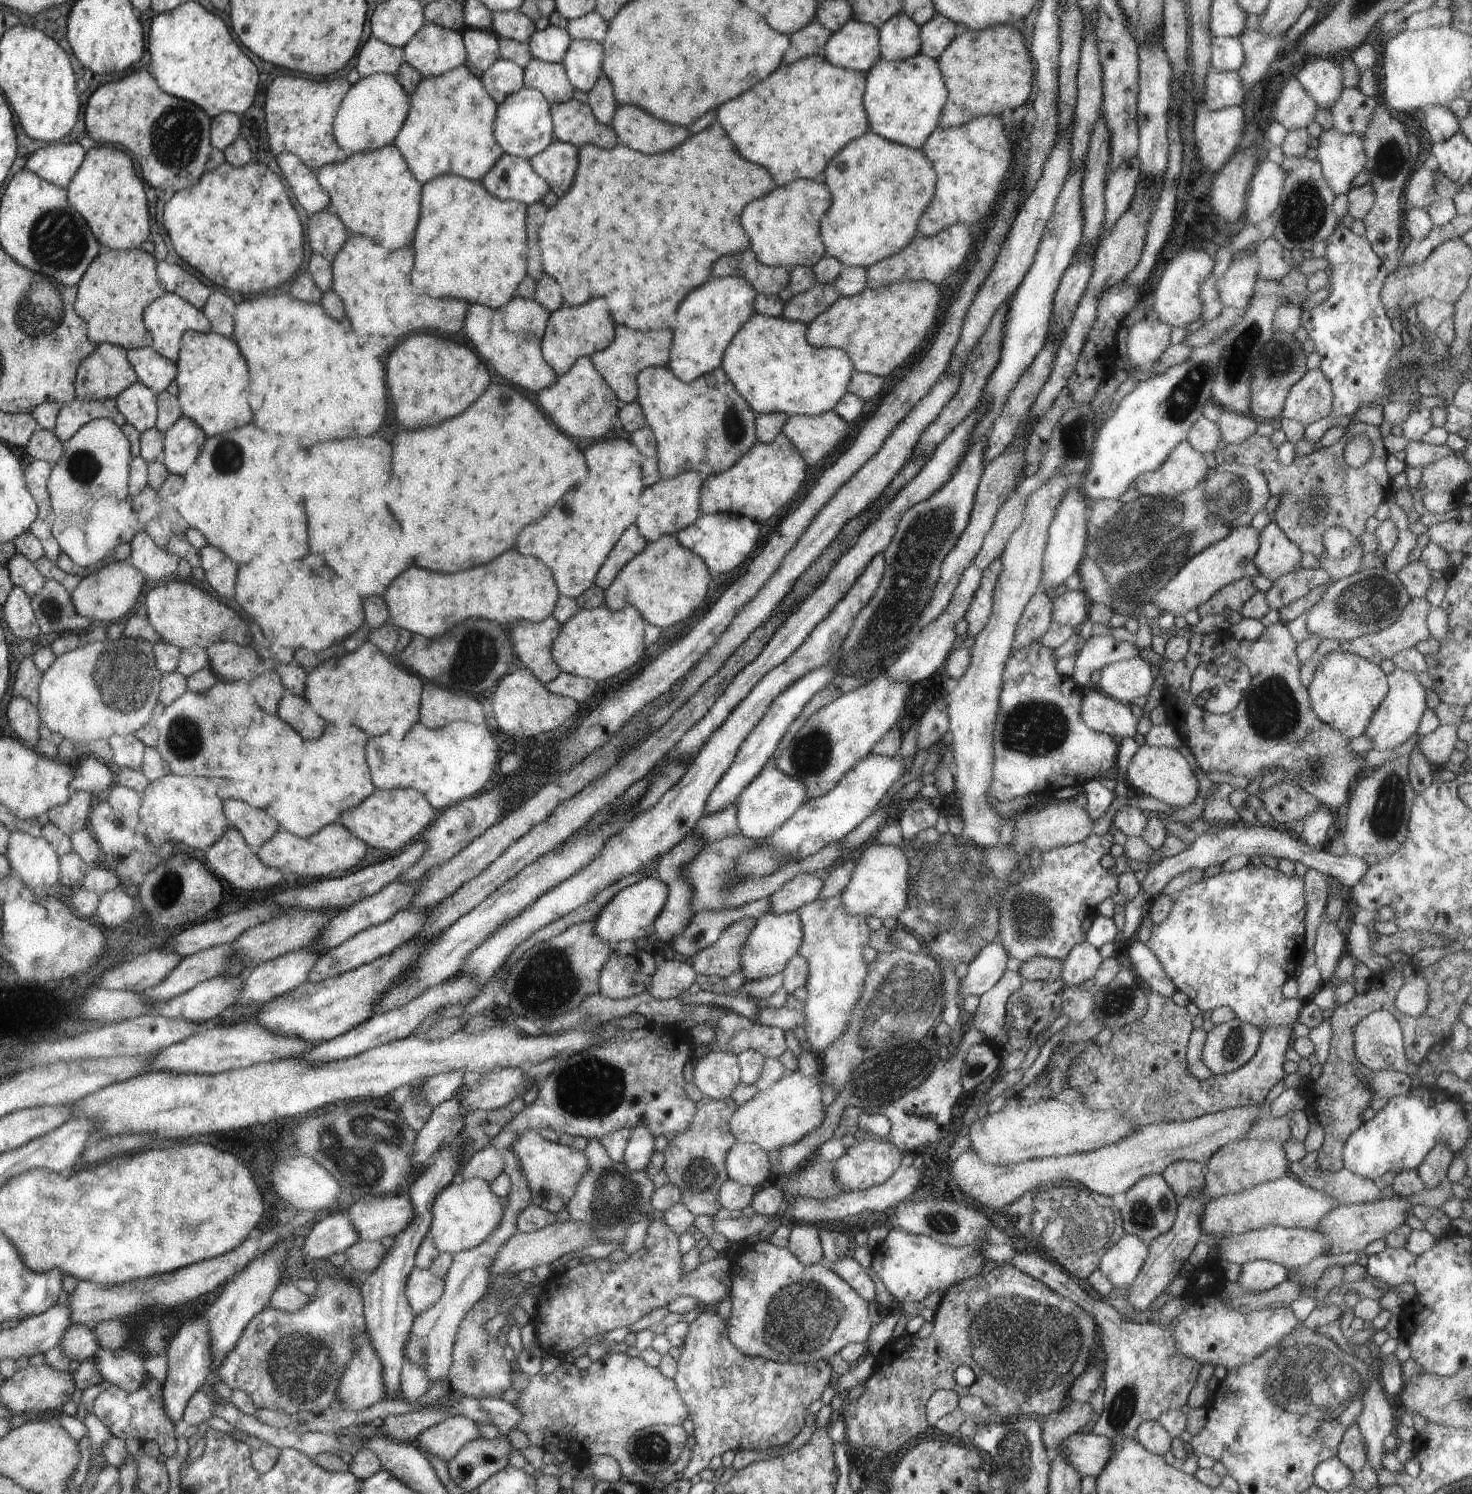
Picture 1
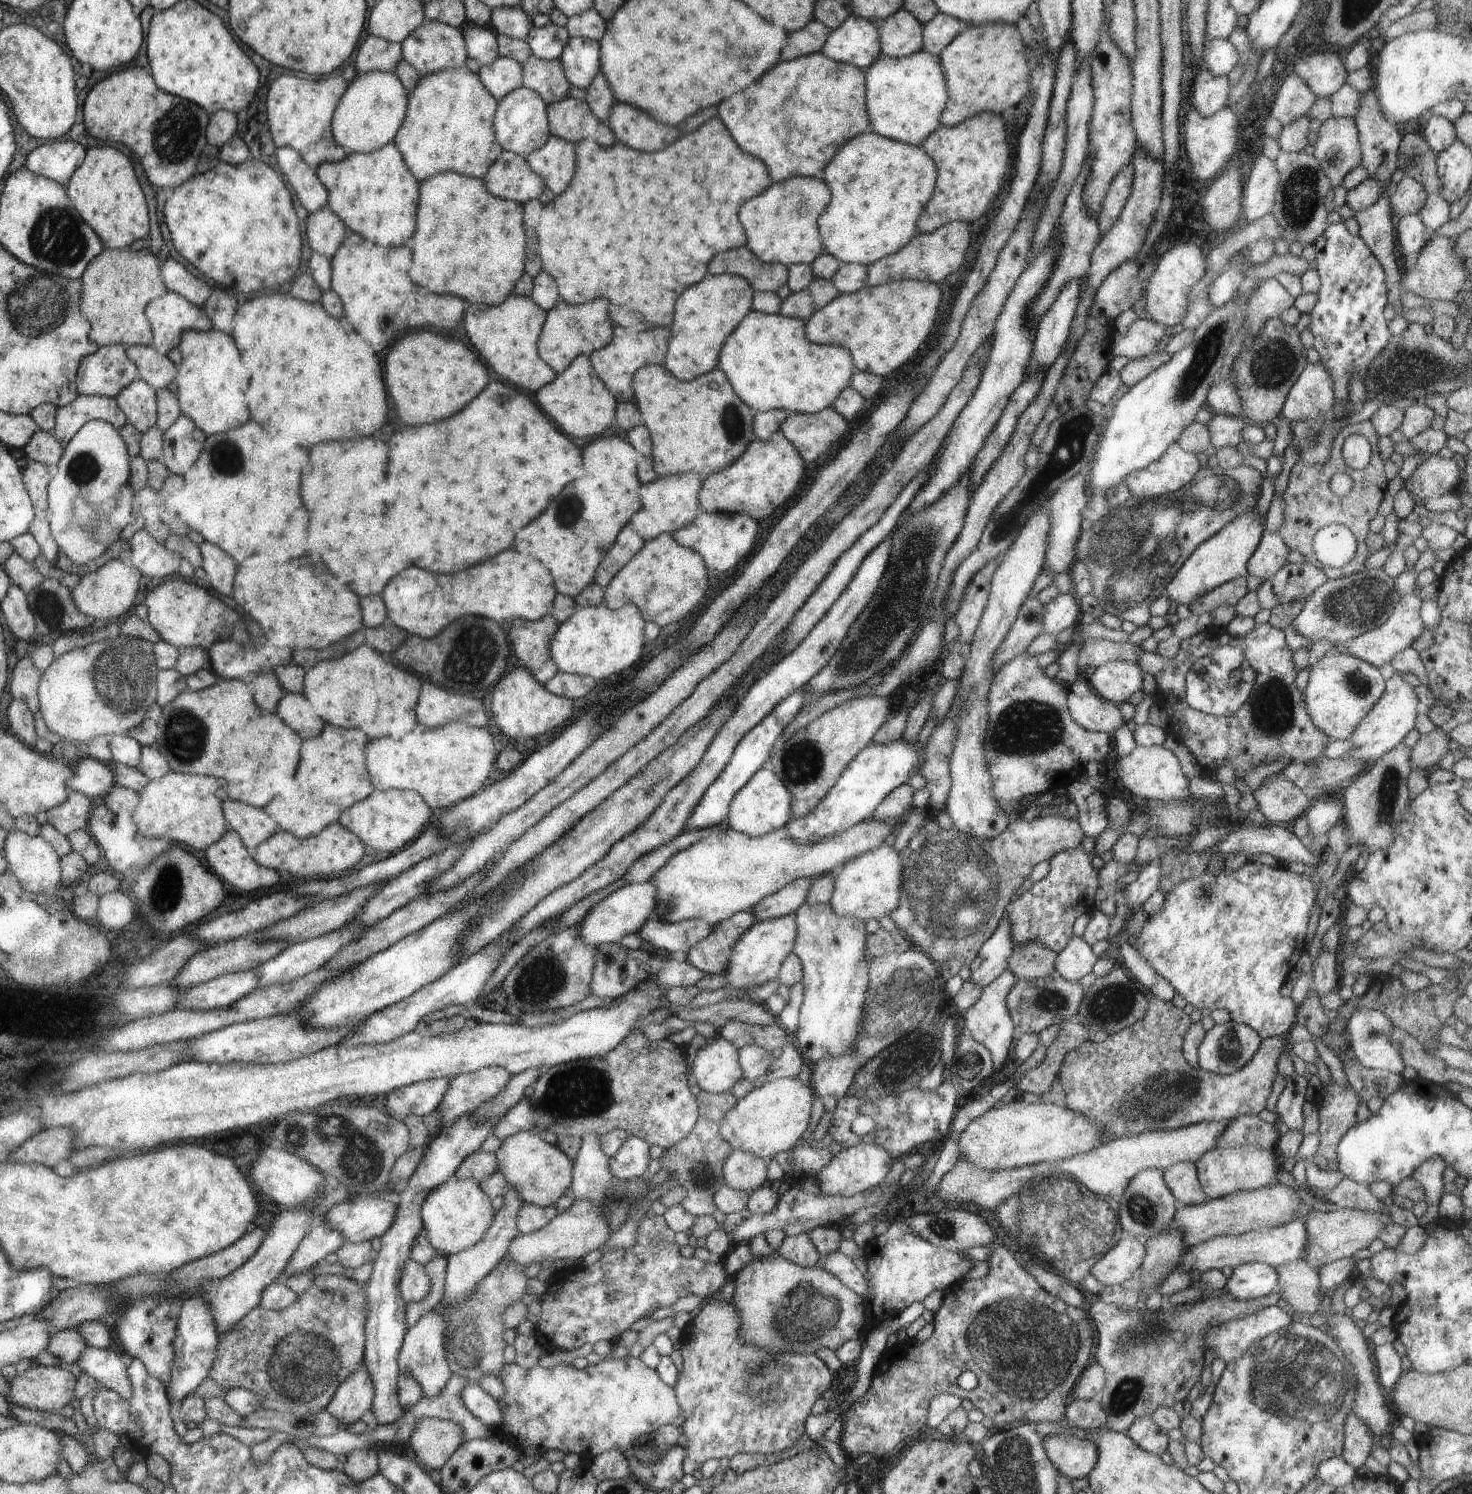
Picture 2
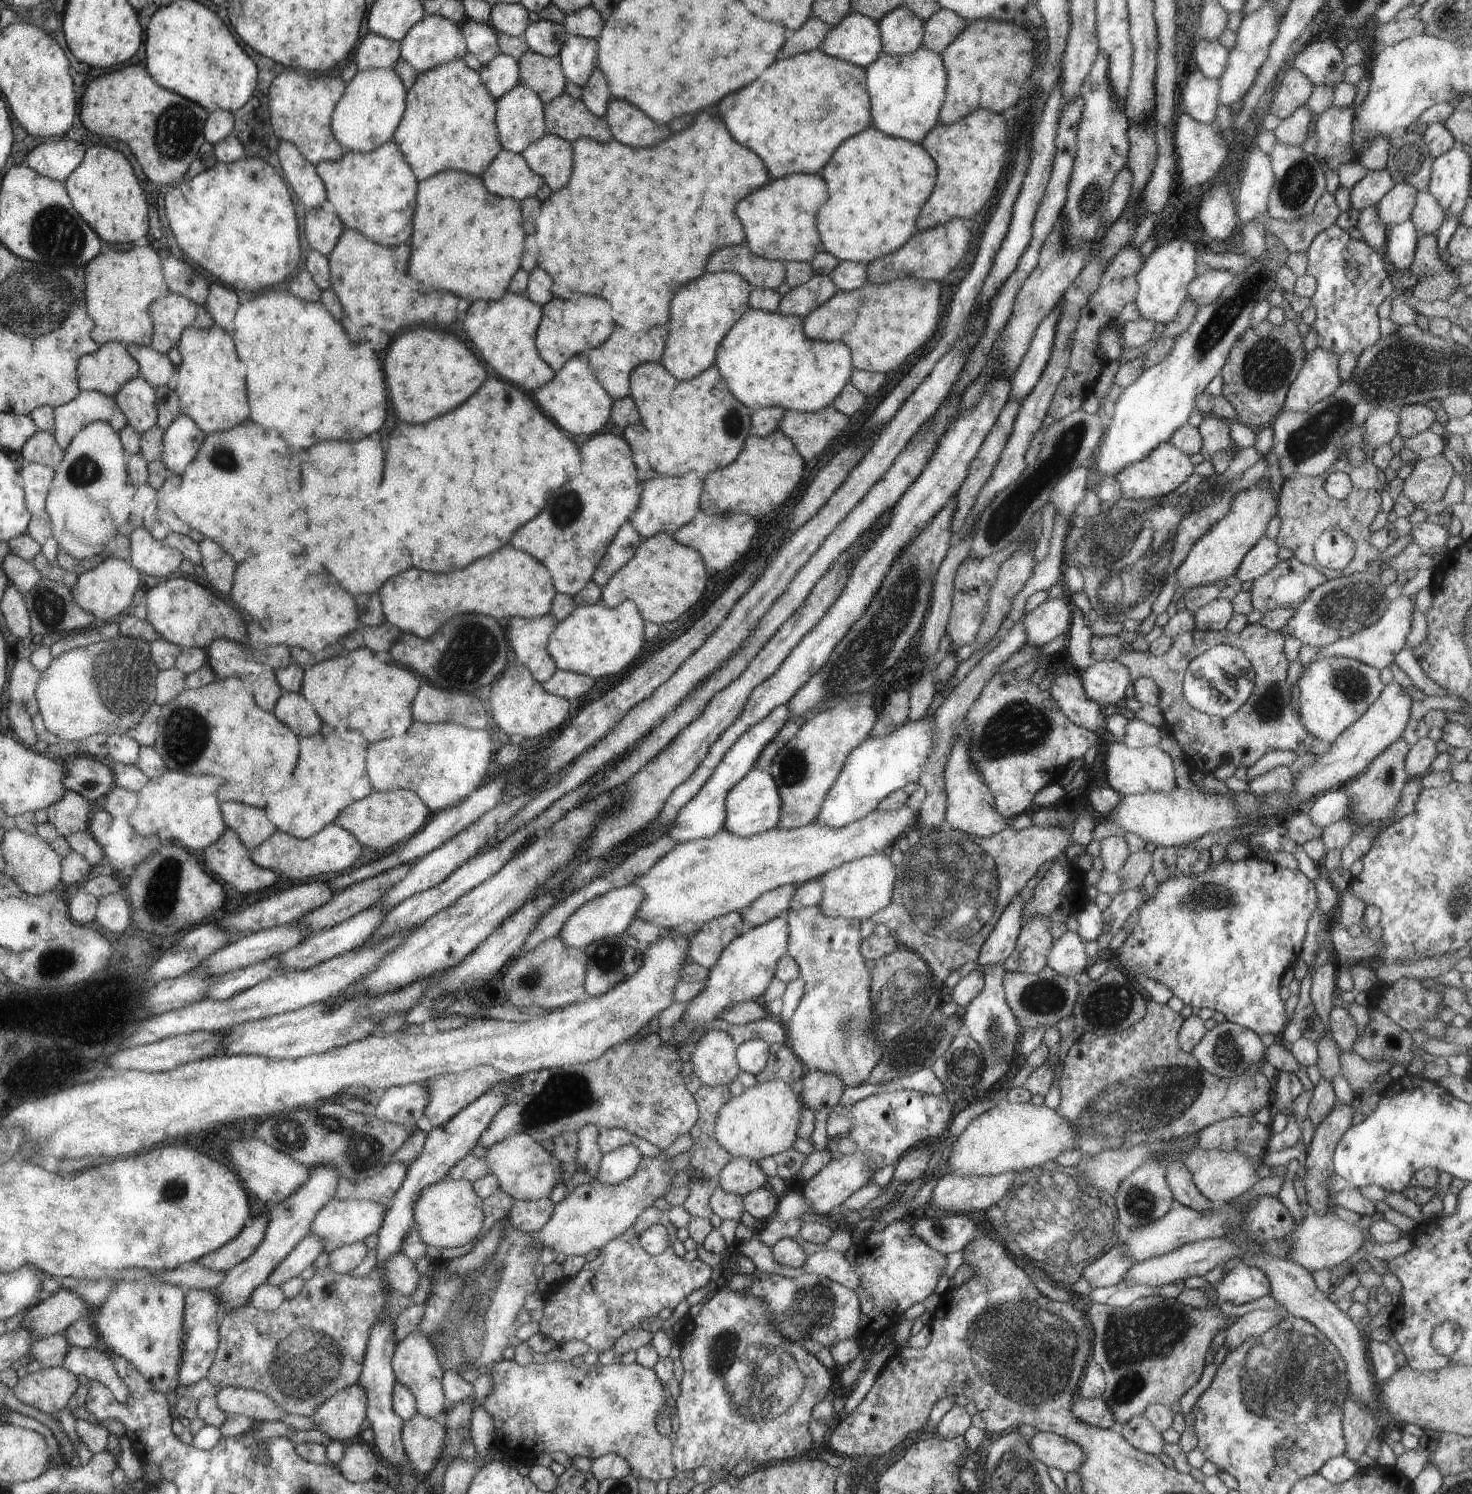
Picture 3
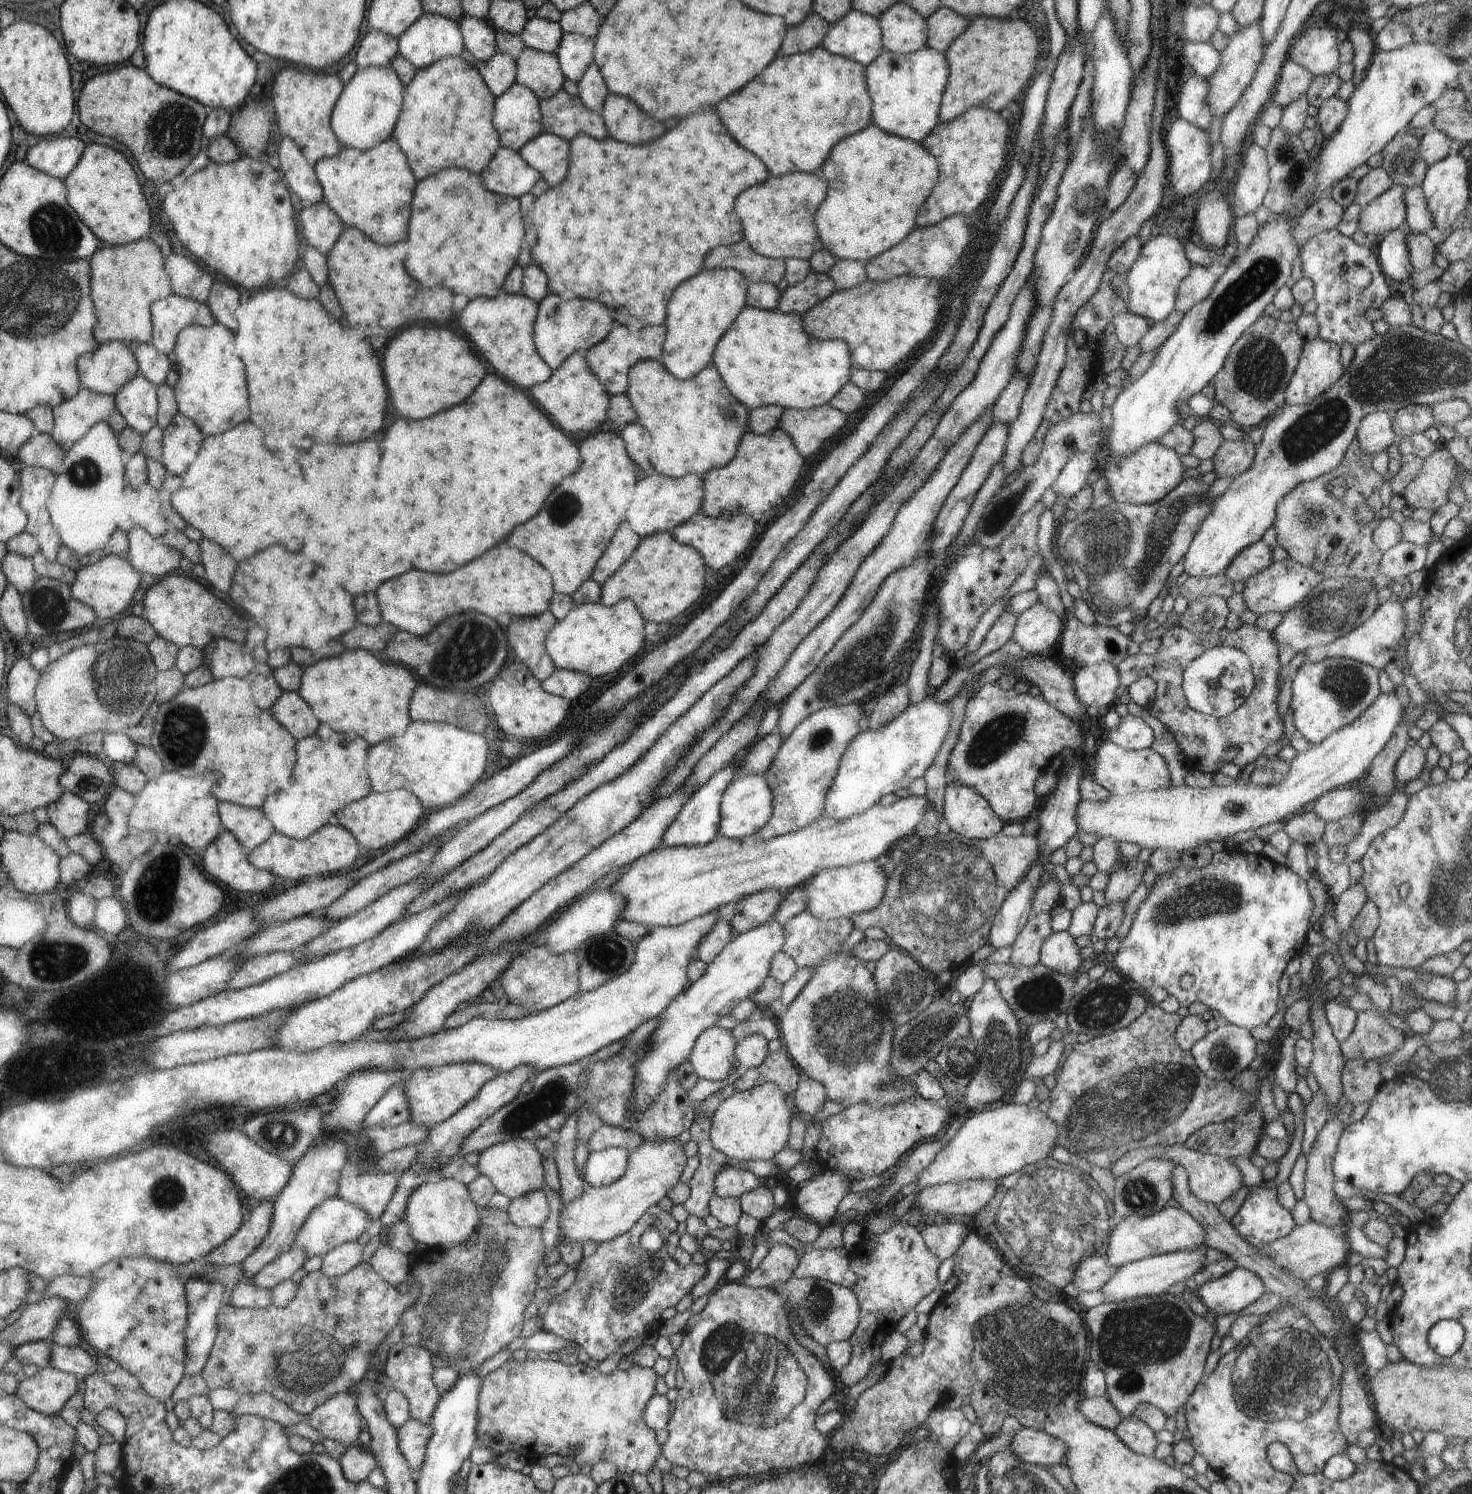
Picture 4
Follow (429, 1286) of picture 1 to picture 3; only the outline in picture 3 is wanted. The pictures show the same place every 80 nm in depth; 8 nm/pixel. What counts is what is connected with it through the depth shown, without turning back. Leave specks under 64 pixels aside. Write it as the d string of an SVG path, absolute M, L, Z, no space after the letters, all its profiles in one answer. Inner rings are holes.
M402 1252L392 1255L385 1262L385 1277L389 1286L403 1295L412 1294L417 1289L420 1275L413 1260Z

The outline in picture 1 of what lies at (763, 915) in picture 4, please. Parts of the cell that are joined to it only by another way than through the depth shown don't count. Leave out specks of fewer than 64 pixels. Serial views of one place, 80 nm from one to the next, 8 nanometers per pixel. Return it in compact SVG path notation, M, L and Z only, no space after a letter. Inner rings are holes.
M826 874L796 875L791 882L786 883L774 895L768 897L768 911L781 915L797 911L806 903L811 903L822 892L825 883L823 878Z

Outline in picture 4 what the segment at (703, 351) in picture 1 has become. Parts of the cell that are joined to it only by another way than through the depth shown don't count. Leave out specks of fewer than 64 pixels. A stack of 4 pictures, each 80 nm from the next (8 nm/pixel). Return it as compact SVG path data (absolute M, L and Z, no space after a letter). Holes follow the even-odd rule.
M734 269L704 270L694 278L684 280L672 294L672 304L668 304L666 342L659 362L682 380L694 378L711 364L719 340L747 304L748 290L750 281Z

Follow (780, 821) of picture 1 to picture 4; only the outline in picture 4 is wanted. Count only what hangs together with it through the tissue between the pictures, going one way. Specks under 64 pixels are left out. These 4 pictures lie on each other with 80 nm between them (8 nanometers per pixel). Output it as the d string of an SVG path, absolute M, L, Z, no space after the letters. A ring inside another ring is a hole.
M746 775L734 779L723 794L718 836L736 840L753 835L771 819L772 807L774 807L774 793L767 783L766 776Z

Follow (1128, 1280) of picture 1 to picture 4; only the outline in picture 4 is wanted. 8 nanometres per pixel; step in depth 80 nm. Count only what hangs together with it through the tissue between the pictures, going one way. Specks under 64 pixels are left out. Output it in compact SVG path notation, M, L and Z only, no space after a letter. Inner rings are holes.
M1092 1255L1078 1263L1071 1282L1079 1291L1099 1290L1114 1276L1116 1269L1119 1268L1110 1266L1105 1261L1105 1256Z

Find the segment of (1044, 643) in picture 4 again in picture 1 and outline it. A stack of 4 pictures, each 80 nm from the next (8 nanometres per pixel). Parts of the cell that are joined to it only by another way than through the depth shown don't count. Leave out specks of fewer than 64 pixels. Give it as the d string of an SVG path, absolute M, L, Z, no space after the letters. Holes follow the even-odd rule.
M1082 590L1066 591L1061 597L1052 600L1051 622L1072 626L1076 630L1084 629L1089 623L1090 603Z

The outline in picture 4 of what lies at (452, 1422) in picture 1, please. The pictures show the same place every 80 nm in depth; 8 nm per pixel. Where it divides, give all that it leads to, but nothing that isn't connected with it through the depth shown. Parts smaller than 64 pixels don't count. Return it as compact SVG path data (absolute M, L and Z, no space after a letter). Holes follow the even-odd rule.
M408 1419L408 1422L397 1431L398 1448L402 1456L405 1456L412 1472L417 1474L424 1464L425 1448L428 1439L432 1436L431 1426Z

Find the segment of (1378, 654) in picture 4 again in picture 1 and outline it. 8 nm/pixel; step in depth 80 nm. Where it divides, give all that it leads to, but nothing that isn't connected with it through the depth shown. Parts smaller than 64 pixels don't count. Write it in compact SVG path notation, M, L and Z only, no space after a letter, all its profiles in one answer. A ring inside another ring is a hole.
M1424 597L1410 599L1407 607L1403 608L1401 617L1391 627L1362 635L1352 640L1340 641L1338 650L1357 654L1359 657L1376 664L1380 664L1383 660L1391 660L1396 653L1404 649L1411 649L1420 641L1426 640L1431 636L1428 631L1428 624L1426 624L1426 616L1428 616L1430 607L1430 603Z

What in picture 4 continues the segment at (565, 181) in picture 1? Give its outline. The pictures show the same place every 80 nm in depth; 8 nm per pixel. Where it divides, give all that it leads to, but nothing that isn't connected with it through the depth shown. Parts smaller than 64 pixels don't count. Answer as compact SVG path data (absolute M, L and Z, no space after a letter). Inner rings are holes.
M542 132L520 147L518 152L532 168L543 173L549 186L556 186L566 178L571 145L564 137Z

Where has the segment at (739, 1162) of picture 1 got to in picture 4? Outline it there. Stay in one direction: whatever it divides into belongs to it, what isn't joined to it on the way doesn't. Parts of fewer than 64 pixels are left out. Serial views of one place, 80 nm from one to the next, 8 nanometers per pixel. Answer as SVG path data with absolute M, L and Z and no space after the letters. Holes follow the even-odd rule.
M728 1166L720 1170L715 1178L715 1195L720 1198L739 1197L758 1186L758 1177L749 1171Z

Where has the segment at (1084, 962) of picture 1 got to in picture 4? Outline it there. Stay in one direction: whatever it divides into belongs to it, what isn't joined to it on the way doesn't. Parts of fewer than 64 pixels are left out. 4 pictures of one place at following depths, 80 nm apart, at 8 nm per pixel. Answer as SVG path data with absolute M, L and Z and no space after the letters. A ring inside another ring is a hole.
M1056 931L1042 944L1039 962L1049 969L1075 978L1083 960L1076 939L1068 931Z

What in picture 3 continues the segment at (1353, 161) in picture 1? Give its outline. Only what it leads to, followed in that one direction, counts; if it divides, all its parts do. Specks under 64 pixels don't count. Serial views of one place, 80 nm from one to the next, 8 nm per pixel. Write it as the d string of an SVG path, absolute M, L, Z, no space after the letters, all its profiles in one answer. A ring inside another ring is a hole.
M1333 104L1325 113L1315 117L1314 126L1318 136L1315 156L1324 158L1328 168L1338 170L1340 164L1353 160L1353 111L1352 106L1338 108Z

